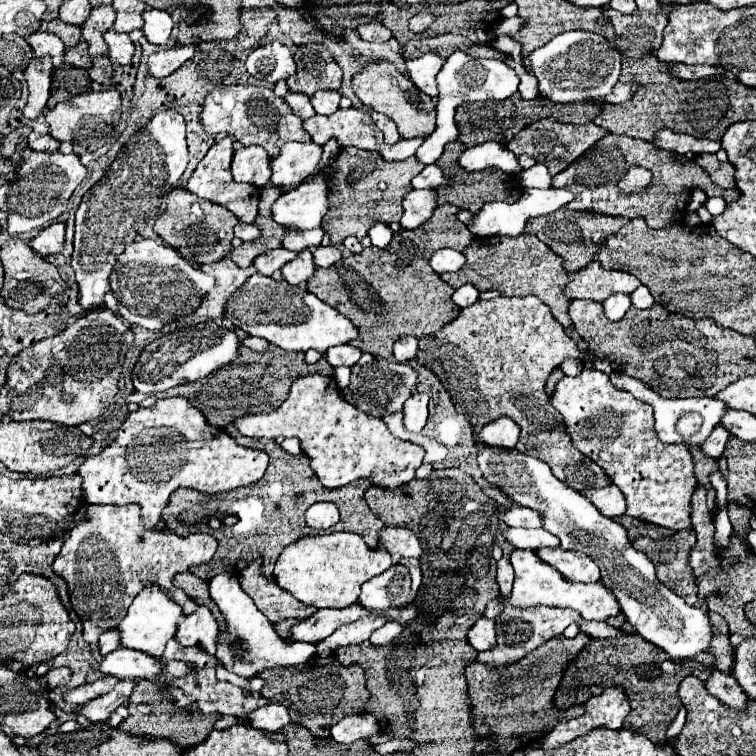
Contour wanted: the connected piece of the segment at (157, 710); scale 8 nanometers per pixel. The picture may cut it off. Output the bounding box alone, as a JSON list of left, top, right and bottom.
[119,687,219,747]

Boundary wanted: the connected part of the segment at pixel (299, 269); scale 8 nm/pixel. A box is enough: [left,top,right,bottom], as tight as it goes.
[281,249,315,285]

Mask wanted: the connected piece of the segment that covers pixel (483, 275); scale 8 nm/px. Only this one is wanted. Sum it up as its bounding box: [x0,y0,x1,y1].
[441,233,587,349]

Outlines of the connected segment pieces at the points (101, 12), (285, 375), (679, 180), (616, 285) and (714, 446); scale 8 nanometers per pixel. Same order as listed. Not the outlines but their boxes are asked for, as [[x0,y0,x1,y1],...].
[[81,5,115,55],[171,345,333,429],[553,133,739,229],[607,271,641,295],[701,427,729,459]]

